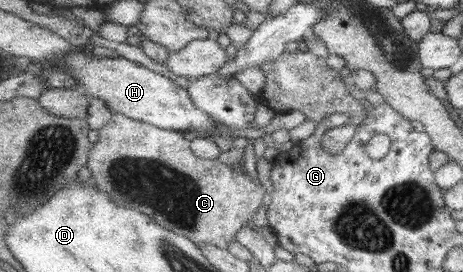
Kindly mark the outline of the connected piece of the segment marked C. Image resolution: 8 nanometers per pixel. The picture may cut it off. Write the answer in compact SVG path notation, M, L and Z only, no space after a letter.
M114 114L112 120L99 130L99 141L93 144L87 168L92 173L91 181L100 186L116 204L128 206L151 216L160 226L184 235L199 247L212 244L228 249L236 240L236 234L244 228L256 212L263 210L266 190L258 179L246 175L240 168L227 165L219 158L200 158L192 151L191 141L182 132L154 127L134 120L125 114Z

